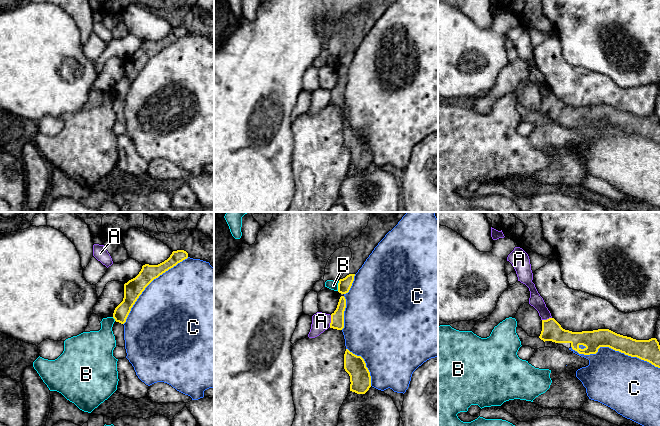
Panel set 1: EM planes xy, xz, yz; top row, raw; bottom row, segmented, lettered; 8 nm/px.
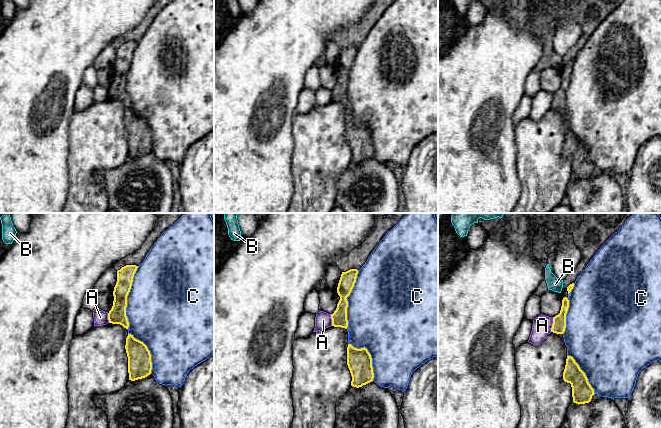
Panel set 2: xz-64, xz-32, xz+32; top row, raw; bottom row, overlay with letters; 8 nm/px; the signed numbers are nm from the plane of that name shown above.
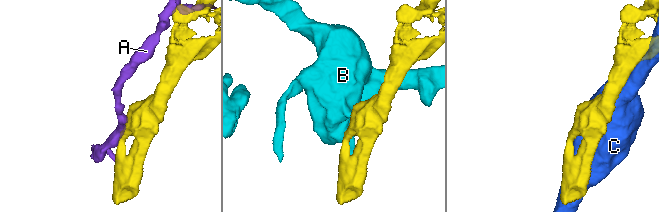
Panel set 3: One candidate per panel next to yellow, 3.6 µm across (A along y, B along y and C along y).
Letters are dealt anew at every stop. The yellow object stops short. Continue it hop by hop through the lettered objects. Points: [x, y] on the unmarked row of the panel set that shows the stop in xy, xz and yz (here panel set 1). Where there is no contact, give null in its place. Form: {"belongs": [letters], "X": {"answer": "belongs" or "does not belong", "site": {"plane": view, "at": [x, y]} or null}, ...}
{"belongs": [], "A": {"answer": "does not belong", "site": {"plane": "xz", "at": [331, 97]}}, "B": {"answer": "does not belong", "site": {"plane": "xz", "at": [338, 62]}}, "C": {"answer": "does not belong", "site": {"plane": "yz", "at": [614, 125]}}}

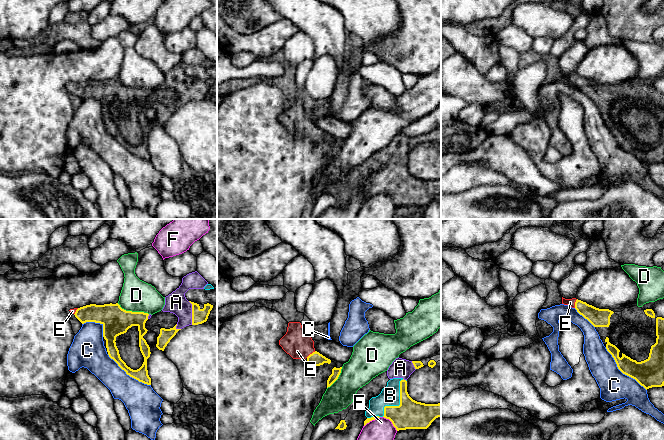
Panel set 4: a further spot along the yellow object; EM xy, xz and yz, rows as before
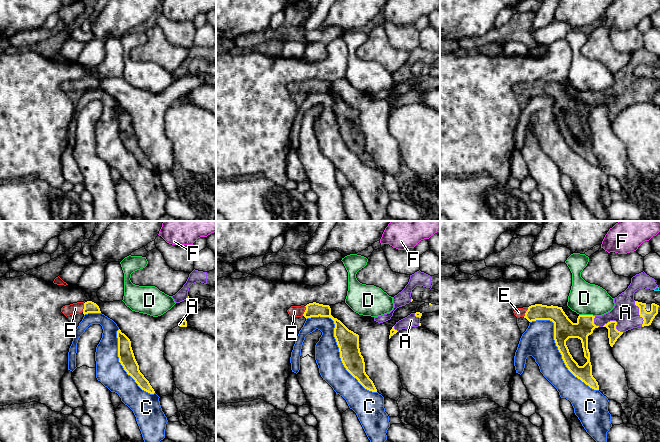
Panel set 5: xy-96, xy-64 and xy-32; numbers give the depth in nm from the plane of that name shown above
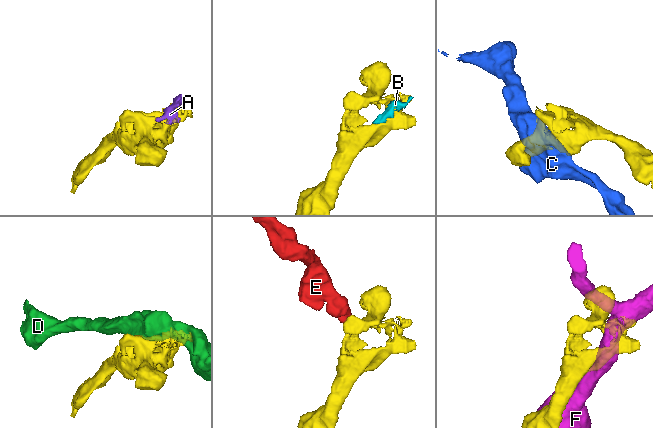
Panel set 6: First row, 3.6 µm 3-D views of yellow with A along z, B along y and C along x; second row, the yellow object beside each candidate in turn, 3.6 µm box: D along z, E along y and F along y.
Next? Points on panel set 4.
{"belongs": ["A", "B", "E"], "A": {"answer": "belongs", "site": {"plane": "xy", "at": [192, 89]}}, "B": {"answer": "belongs", "site": {"plane": "xz", "at": [400, 179]}}, "C": {"answer": "does not belong", "site": {"plane": "yz", "at": [622, 148]}}, "D": {"answer": "does not belong", "site": {"plane": "xy", "at": [133, 88]}}, "E": {"answer": "belongs", "site": {"plane": "xz", "at": [310, 130]}}, "F": {"answer": "does not belong", "site": {"plane": "xz", "at": [391, 197]}}}

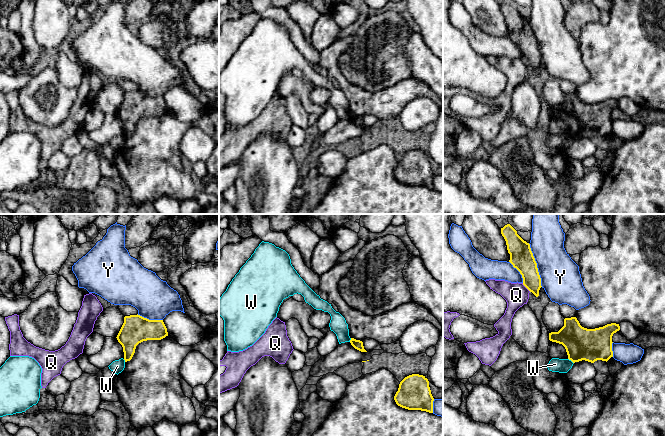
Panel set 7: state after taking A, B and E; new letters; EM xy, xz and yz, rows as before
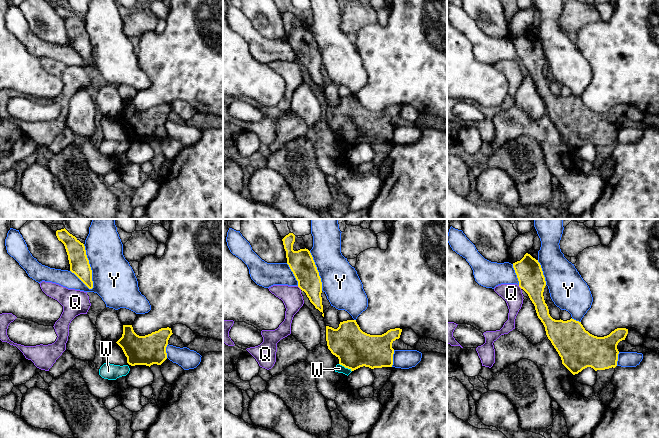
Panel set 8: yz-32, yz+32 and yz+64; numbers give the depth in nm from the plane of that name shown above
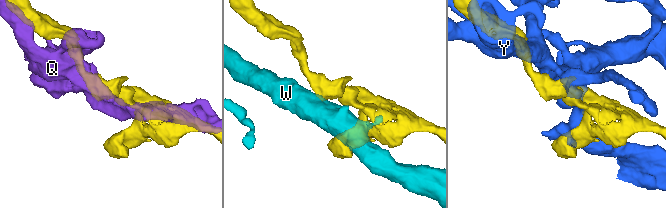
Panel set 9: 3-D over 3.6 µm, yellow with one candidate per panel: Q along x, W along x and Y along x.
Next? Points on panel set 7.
{"belongs": [], "Q": {"answer": "does not belong", "site": {"plane": "yz", "at": [526, 63]}}, "W": {"answer": "does not belong", "site": {"plane": "yz", "at": [571, 136]}}, "Y": {"answer": "does not belong", "site": {"plane": "yz", "at": [536, 41]}}}

